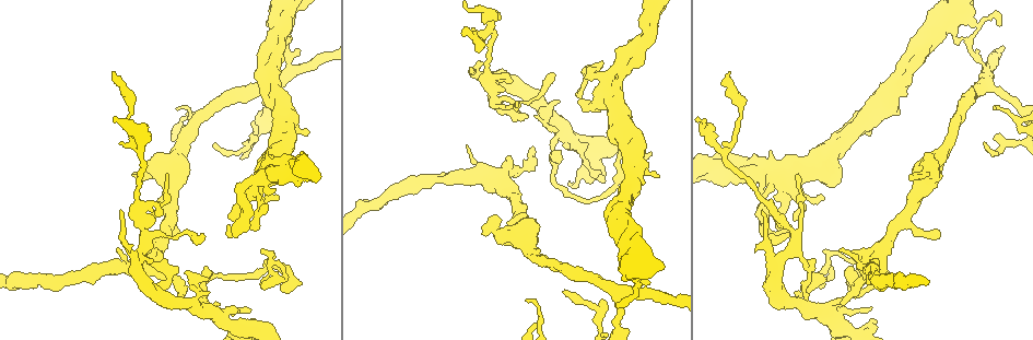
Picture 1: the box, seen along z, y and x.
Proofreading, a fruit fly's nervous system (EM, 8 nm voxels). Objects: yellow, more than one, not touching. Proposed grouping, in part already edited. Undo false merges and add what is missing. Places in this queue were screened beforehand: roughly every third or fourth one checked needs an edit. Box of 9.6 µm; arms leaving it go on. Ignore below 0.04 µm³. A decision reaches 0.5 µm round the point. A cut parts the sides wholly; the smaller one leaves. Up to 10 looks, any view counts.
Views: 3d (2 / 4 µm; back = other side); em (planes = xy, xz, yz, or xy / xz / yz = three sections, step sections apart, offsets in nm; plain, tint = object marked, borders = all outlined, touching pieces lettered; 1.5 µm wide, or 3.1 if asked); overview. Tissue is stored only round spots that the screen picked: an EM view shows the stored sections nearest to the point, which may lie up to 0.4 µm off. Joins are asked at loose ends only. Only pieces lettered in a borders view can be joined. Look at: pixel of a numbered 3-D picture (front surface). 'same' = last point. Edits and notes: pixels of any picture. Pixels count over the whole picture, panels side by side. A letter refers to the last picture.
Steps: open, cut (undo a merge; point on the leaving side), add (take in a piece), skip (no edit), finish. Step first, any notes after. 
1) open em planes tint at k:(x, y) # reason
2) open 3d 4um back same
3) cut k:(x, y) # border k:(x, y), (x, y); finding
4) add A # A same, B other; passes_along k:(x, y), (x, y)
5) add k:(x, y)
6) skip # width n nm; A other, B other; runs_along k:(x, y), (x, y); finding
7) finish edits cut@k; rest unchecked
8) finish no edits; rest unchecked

open 3d 4um back at 1:(306, 135) # free end

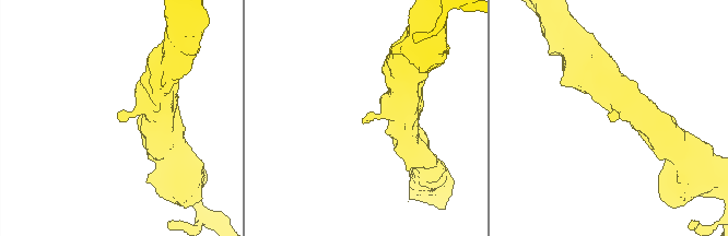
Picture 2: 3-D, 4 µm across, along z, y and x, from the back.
open em yz step 4 tint at 2:(613, 121) # need the tissue

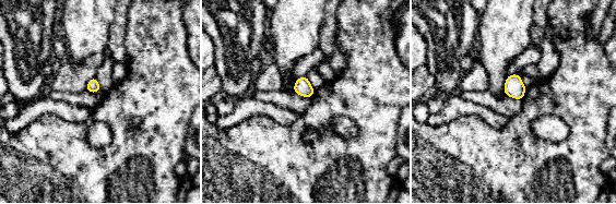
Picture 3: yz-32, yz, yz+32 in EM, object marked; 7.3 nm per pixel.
open em xz step 8 borders same # cut it another way

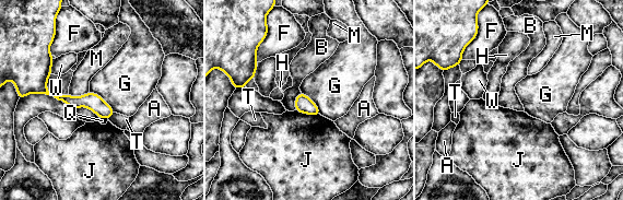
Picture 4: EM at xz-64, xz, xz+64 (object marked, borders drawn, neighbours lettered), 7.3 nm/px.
skip # longest_contact G 240 nm; A other, B other, F other, G other, H other, J other, M other, Q other, T other, W other; runs_along 4:(38, 86), (70, 101), (92, 101), (109, 113); none of them fits

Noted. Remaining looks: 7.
open 3d 4um at 1:(247, 185) # calibre changes

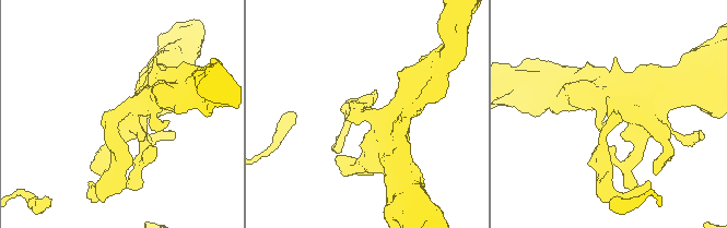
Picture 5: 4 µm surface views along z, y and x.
open em xy step 8 borders at 5:(613, 113) # arm_widths 190, 380 nm; need the tissue

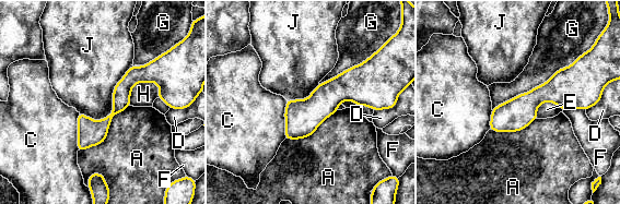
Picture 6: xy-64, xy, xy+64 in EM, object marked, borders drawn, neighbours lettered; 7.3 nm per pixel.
skip # width 100 nm; A other, C other, D other, E other, F other, G other, H other, J other; border 6:(132, 66), (108, 115), (79, 112); one cell here

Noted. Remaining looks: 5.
open 3d 4um at 1:(833, 254) # narrows sharply

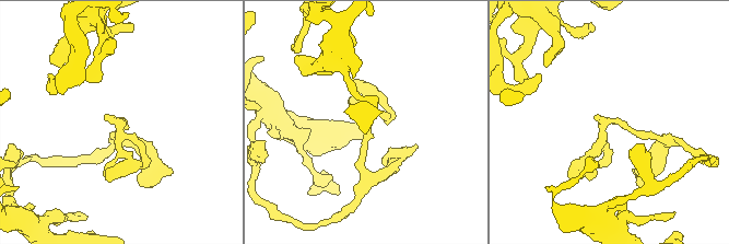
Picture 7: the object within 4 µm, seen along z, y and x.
open em yz step 8 borders at 7:(609, 123)

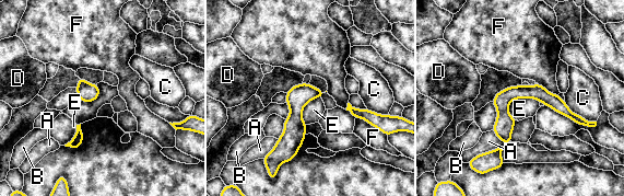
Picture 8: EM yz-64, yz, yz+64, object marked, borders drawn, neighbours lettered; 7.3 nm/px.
skip # longest_contact C 260 nm; A other, B other, C other, D other, E other, F other; border 8:(539, 101), (514, 99), (507, 110); all the same cell

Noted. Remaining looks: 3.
open em yz step 8 borders at 1:(728, 73) # thin end

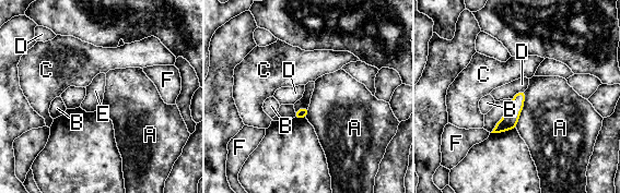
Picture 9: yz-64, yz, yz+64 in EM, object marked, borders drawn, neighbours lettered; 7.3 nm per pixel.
open em planes borders same # cut it another way

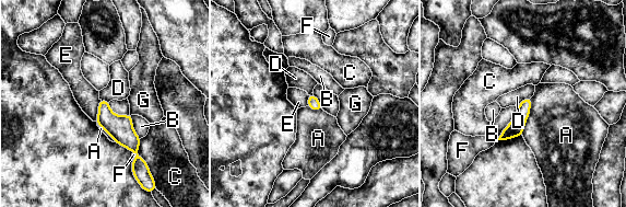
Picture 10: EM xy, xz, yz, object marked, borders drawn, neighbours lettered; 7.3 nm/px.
skip # A other, B other, C other, D other, E other, F other, G other; runs_along 10:(102, 103), (139, 160); no lettered piece goes on from it

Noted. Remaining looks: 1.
finish no edits; rest unchecked

